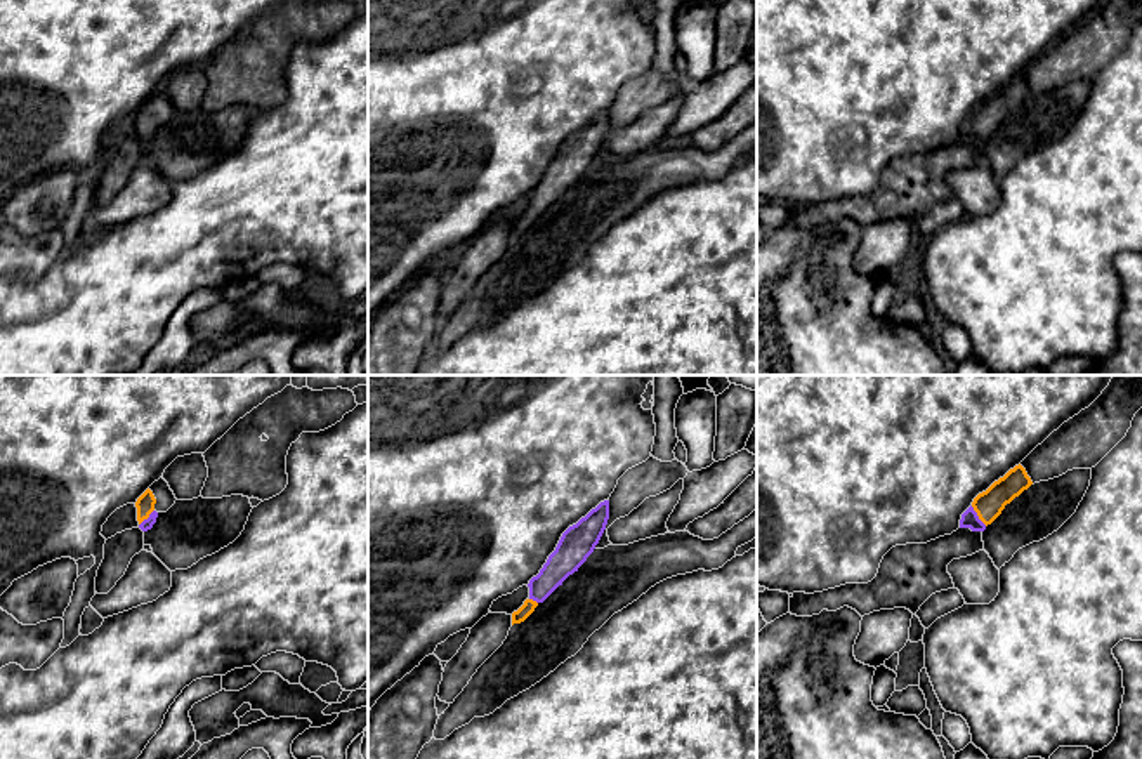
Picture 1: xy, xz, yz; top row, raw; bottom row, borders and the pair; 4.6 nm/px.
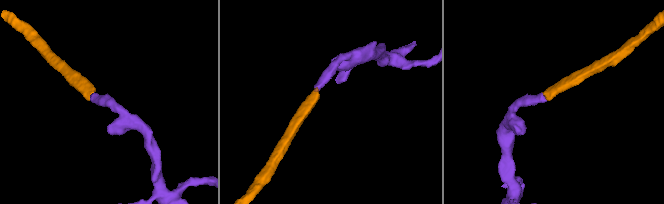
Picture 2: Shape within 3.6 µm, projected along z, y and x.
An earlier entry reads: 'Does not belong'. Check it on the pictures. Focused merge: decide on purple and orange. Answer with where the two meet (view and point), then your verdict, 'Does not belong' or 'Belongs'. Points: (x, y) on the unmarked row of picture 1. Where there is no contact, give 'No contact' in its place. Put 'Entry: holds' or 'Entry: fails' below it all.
Touches purple at yz (977, 127). Belongs
Entry: fails

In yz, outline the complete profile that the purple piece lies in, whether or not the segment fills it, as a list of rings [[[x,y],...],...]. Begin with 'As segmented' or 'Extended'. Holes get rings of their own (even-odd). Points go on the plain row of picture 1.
Extended. [[[1019,75],[1010,80],[1003,89],[994,92],[986,102],[979,104],[972,116],[962,125],[960,139],[972,142],[984,142],[1024,101],[1033,96],[1026,80]]]

